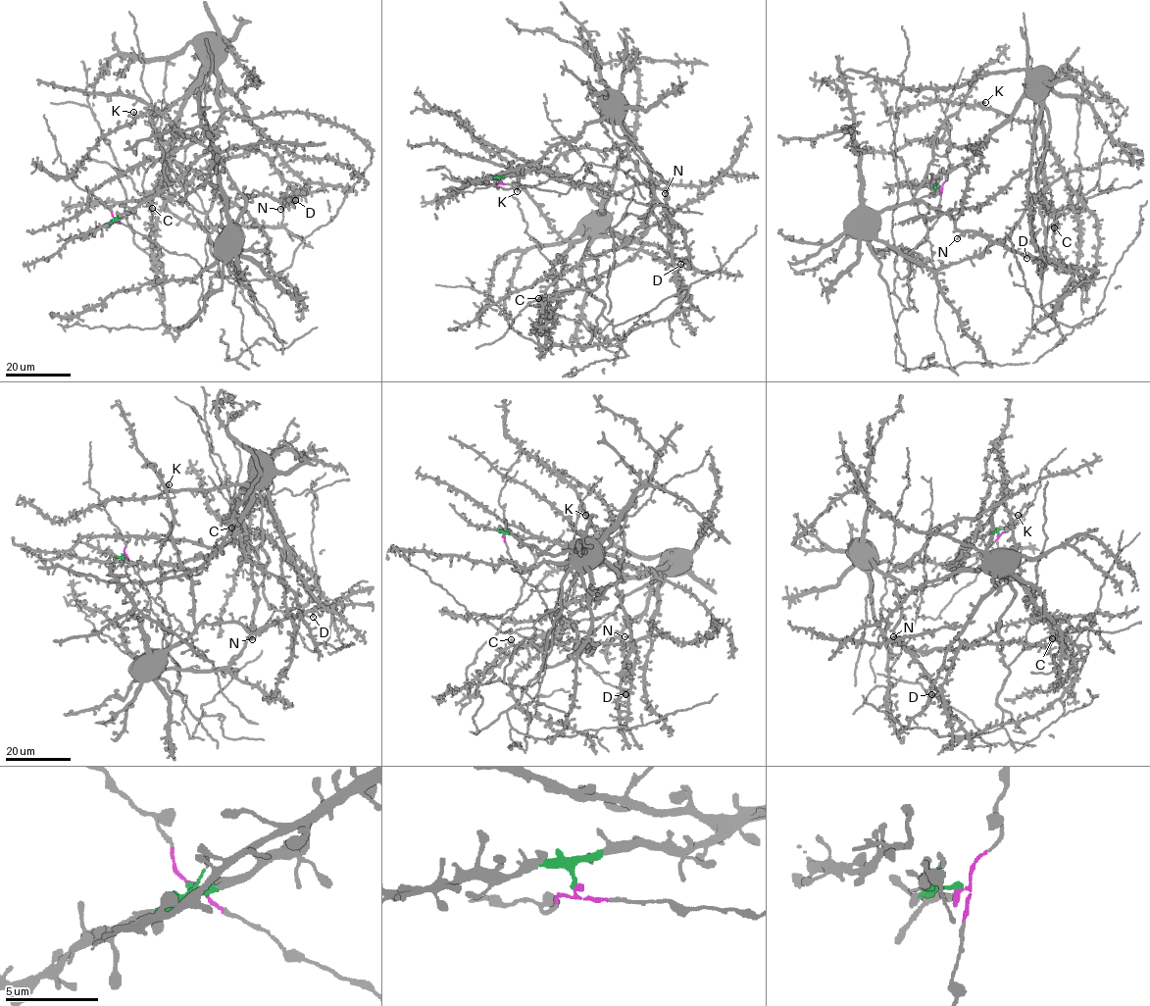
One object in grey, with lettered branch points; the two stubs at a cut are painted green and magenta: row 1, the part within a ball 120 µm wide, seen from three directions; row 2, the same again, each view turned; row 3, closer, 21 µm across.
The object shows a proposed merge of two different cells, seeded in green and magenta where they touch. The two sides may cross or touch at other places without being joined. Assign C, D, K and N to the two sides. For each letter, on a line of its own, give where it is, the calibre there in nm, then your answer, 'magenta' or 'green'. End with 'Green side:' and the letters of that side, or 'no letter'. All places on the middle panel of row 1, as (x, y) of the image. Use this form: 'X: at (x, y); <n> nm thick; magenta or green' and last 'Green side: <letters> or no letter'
C: at (538, 298); 440 nm thick; green
D: at (680, 264); 360 nm thick; magenta
K: at (517, 191); 320 nm thick; green
N: at (665, 193); 260 nm thick; magenta
Green side: C, K

